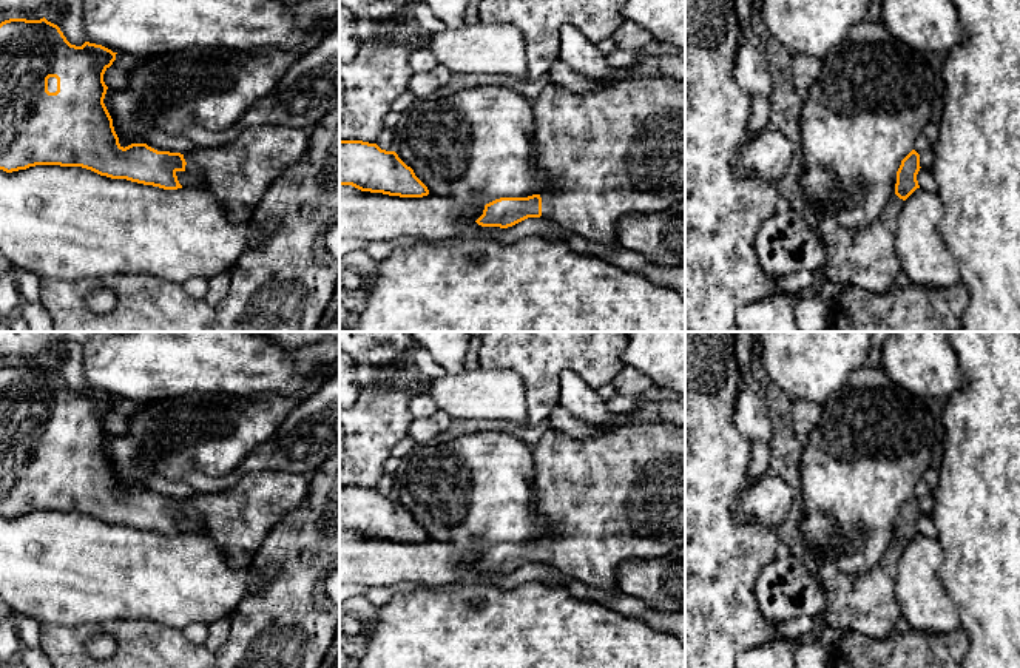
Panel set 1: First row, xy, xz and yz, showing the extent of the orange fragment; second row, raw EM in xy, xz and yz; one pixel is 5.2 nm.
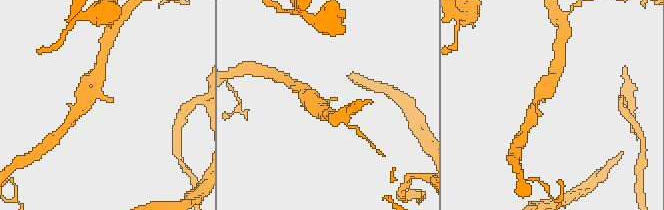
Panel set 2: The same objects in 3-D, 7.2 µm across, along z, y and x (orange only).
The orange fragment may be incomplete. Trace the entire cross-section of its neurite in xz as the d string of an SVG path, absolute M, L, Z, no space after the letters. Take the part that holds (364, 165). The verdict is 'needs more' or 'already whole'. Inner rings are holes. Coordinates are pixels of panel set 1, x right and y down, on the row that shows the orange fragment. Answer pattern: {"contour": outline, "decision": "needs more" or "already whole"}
{"contour": "M339 140L339 185L400 197L423 197L427 187L395 151L363 140Z", "decision": "already whole"}

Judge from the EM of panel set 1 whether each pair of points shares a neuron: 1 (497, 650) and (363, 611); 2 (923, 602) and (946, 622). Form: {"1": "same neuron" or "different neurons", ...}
{"1": "different neurons", "2": "same neuron"}

